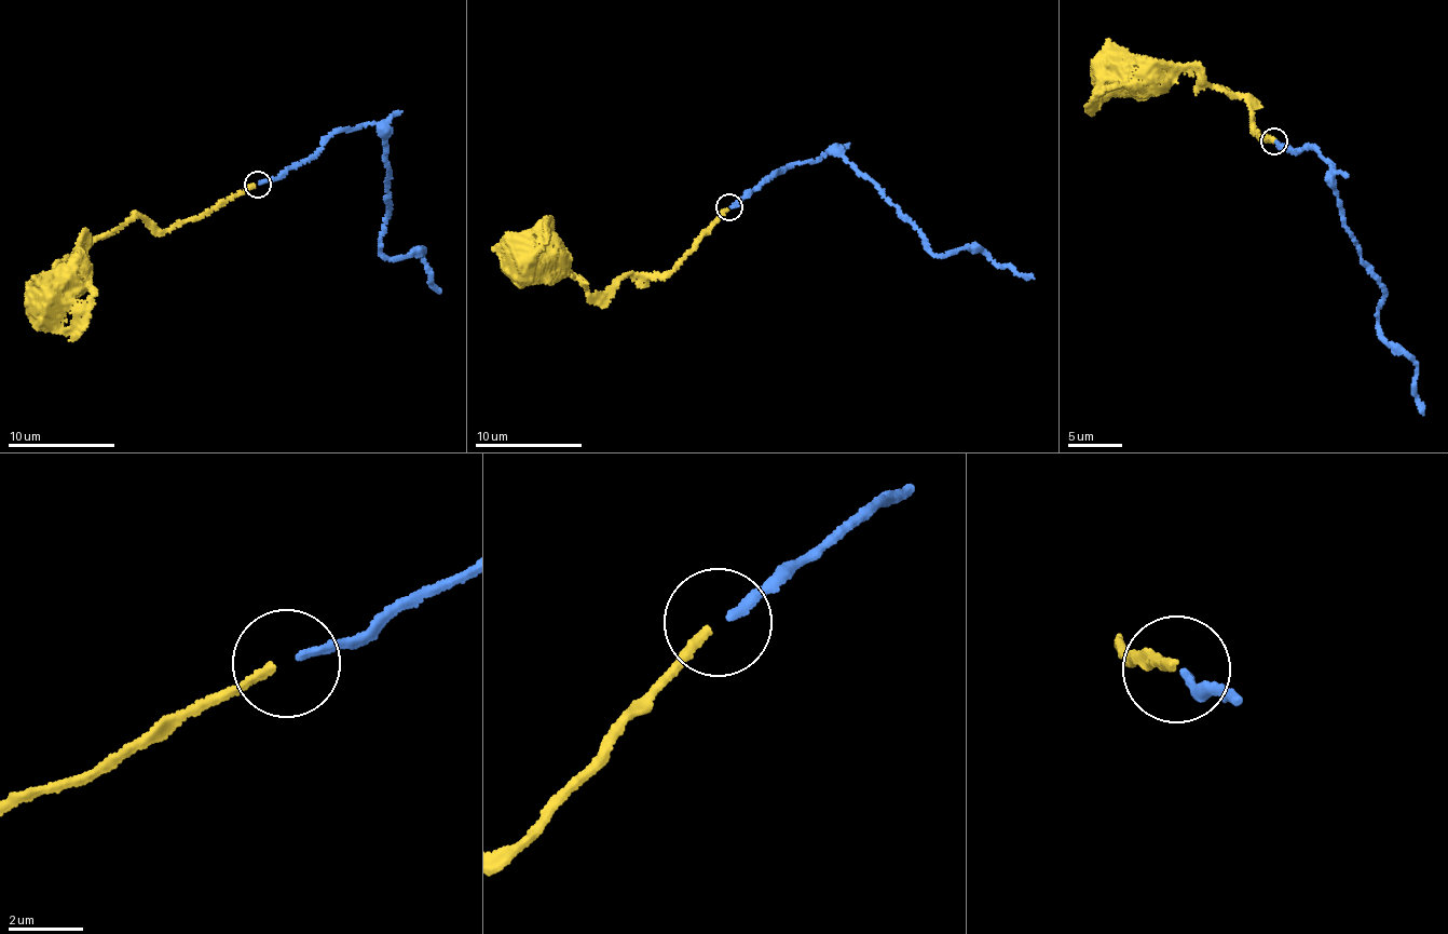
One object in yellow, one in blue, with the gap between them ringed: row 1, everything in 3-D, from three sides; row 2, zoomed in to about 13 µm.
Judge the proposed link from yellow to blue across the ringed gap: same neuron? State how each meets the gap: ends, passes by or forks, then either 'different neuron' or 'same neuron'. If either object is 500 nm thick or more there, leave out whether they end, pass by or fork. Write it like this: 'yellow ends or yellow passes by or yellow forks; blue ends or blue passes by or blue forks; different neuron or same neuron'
yellow ends; blue ends; same neuron

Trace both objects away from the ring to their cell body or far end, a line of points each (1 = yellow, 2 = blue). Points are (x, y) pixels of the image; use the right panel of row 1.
1: (1273, 140), (1251, 127), (1244, 97), (1205, 83), (1193, 73), (1157, 64), (1123, 81), (1119, 77)
2: (1276, 143), (1312, 147), (1333, 163), (1341, 220), (1384, 293), (1378, 334), (1418, 367), (1423, 415)

